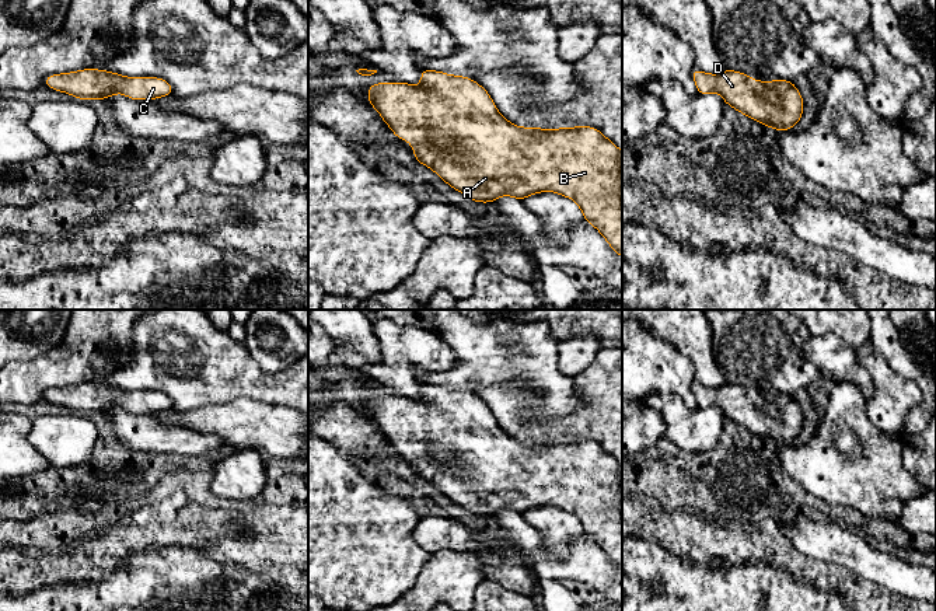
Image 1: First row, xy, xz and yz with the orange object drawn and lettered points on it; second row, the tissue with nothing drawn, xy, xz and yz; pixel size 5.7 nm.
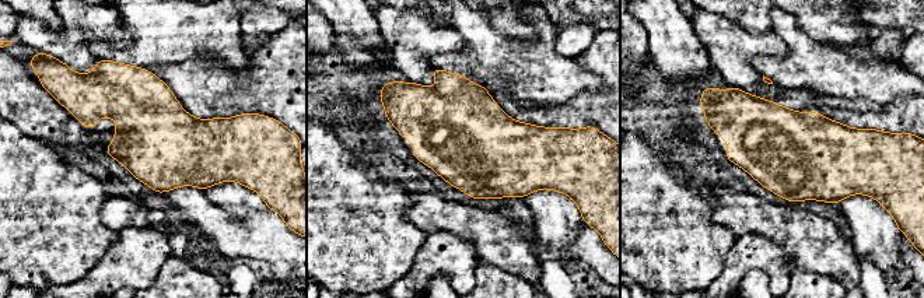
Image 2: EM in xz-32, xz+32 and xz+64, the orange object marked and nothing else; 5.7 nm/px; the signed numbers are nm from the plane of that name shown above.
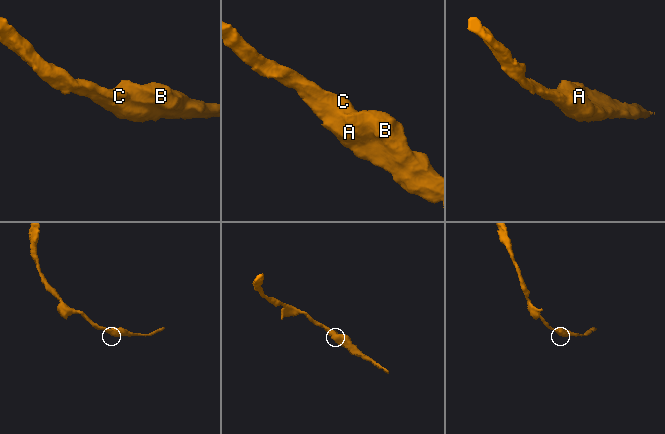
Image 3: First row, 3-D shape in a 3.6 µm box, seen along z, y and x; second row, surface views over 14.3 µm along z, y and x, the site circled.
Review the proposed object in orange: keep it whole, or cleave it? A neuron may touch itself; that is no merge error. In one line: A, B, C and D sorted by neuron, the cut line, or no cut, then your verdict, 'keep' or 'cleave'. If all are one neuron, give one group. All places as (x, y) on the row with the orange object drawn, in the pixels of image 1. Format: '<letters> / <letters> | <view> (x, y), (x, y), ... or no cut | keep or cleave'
A B C D | no cut | keep

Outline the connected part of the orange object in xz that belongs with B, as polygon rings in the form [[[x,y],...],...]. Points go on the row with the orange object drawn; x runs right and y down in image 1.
[[[423,69],[420,85],[405,81],[378,83],[367,88],[367,98],[398,139],[408,140],[413,158],[433,170],[453,189],[472,202],[490,203],[503,195],[525,199],[544,191],[573,199],[583,217],[594,226],[622,258],[622,151],[591,126],[538,129],[518,128],[499,114],[488,91],[469,77]]]

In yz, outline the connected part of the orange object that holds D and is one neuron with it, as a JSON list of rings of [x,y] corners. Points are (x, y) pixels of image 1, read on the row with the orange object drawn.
[[[726,69],[720,74],[692,70],[698,94],[719,92],[726,105],[773,130],[790,130],[803,115],[803,98],[793,81],[755,81],[751,76]]]

